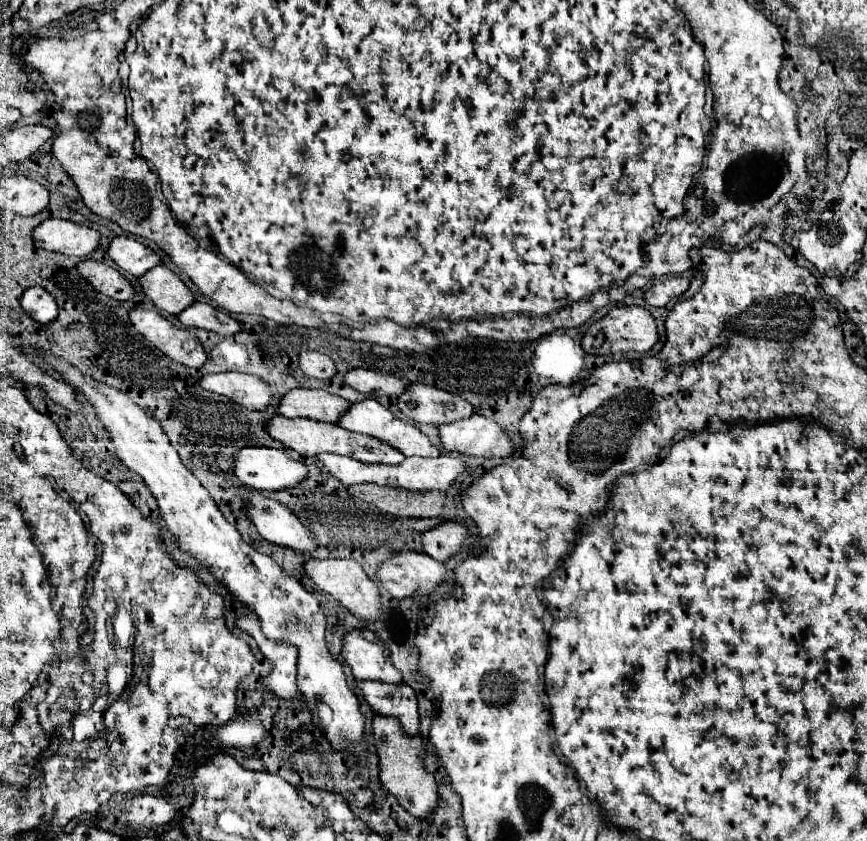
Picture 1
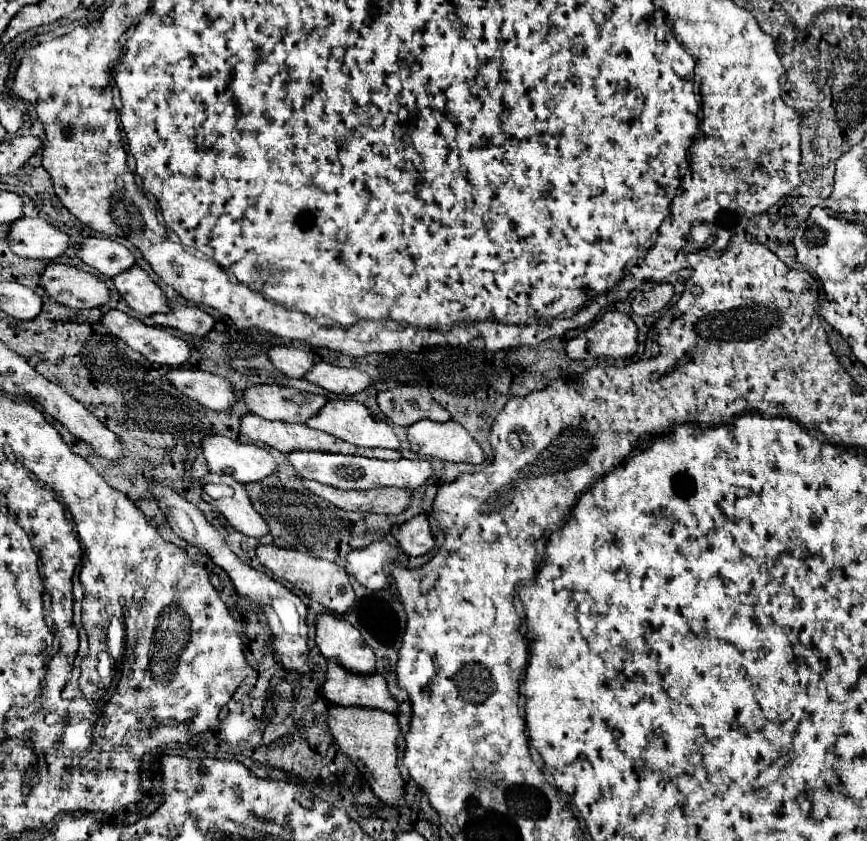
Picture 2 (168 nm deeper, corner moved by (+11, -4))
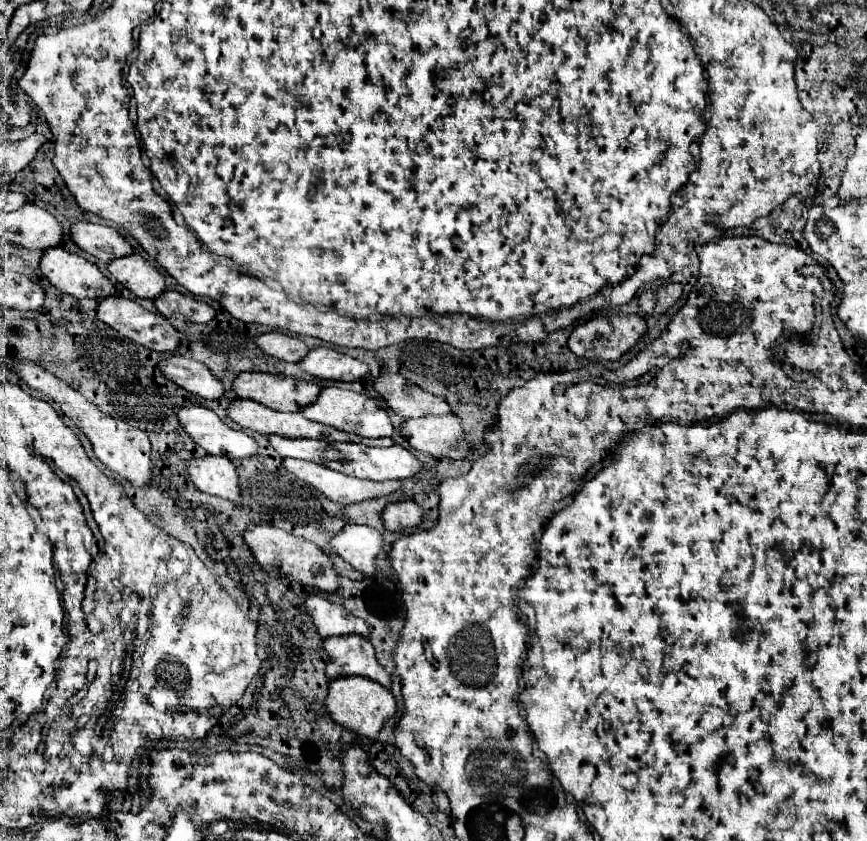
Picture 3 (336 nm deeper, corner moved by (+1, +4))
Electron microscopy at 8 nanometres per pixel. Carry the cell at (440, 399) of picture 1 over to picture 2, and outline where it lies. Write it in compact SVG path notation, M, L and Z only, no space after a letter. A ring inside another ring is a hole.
M400 386L396 390L380 392L378 406L386 418L400 426L412 426L418 420L450 422L450 412L440 406L426 388Z

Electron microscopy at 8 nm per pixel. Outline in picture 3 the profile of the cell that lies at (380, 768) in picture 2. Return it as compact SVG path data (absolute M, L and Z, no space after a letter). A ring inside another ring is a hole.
M334 678L328 684L328 696L324 708L336 724L350 728L354 734L366 738L376 738L384 722L396 714L396 702L392 692L384 690L384 686L372 682L370 678Z

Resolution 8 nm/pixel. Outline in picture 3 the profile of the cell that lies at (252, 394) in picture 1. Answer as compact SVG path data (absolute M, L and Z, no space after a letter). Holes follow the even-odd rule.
M176 354L176 356L162 358L158 366L168 380L172 380L176 386L184 388L194 396L216 400L216 398L222 398L224 394L222 382L212 374L212 370L208 370L198 360Z

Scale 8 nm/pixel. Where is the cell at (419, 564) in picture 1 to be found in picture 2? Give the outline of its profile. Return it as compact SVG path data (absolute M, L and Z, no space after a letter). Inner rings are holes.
M374 542L362 550L350 552L346 560L348 574L352 574L362 586L368 590L384 590L388 586L384 568L388 564L406 562L406 556L398 546L390 546L388 542Z

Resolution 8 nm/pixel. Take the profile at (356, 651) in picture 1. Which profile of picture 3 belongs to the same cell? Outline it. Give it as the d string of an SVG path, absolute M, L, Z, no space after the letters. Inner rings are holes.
M310 594L304 602L304 608L312 616L318 634L322 638L344 636L344 634L360 634L360 636L370 634L364 620L352 616L344 606L328 602L320 594Z

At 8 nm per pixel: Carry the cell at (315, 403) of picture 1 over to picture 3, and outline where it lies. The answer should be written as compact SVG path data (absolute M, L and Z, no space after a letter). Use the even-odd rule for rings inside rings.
M264 372L238 374L232 382L232 390L238 398L250 398L280 412L296 412L312 404L320 394L320 386L312 382Z

